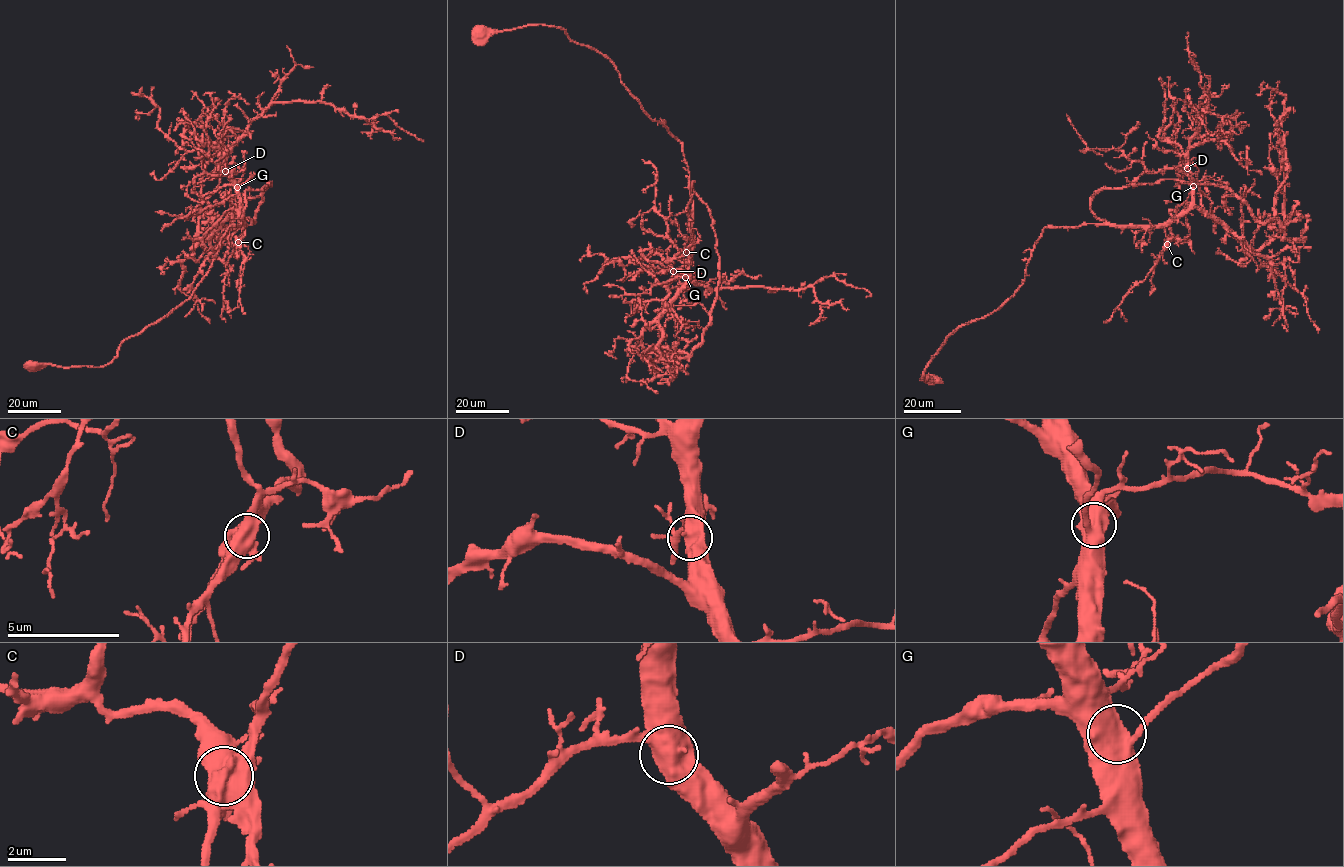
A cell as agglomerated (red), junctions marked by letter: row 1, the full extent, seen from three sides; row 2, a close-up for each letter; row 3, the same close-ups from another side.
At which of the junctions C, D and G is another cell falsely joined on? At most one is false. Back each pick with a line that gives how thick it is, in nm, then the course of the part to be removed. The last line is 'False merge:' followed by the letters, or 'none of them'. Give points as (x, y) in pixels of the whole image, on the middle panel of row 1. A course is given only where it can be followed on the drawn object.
C: Thickness 650 nm. Course of the part to remove: (686, 252), (674, 258), (682, 249)
False merge: C

